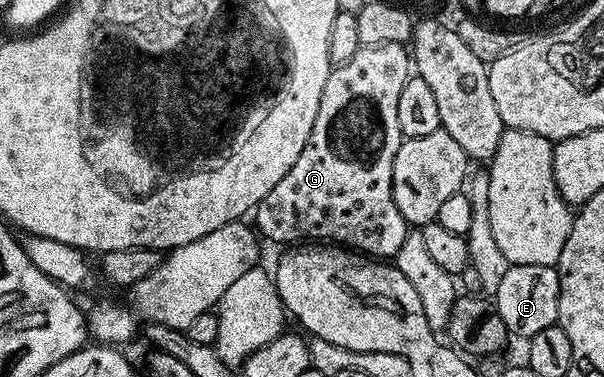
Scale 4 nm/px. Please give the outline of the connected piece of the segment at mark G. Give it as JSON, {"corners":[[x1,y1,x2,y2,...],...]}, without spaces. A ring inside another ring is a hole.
{"corners":[[403,44,363,46,356,52,356,56,352,56,352,60,348,60,348,64,340,64,331,69,328,84,324,84,324,96,320,96,320,112,316,112,316,124,312,124,312,132,308,136,308,144,304,144,304,152,296,156,296,164,288,168,284,180,280,180,280,184,276,184,276,188,272,188,272,192,268,192,268,196,264,196,264,200,259,202,253,211,252,218,255,218,253,221,256,223,257,233,265,241,267,238,270,242,302,244,307,240,317,240,322,244,337,244,339,247,349,248,374,260,390,260,400,252,400,244,404,244,408,233,408,223,404,220,404,216,400,216,400,208,396,208,396,200,392,196,392,168,396,164,396,152,403,139,399,119,400,91,404,89,404,84,411,76,412,54]]}

